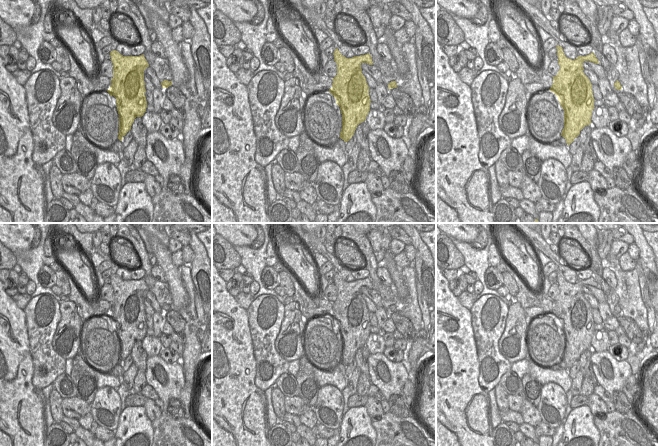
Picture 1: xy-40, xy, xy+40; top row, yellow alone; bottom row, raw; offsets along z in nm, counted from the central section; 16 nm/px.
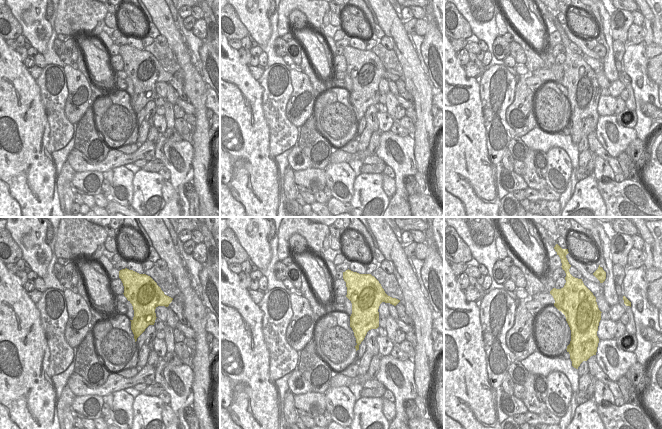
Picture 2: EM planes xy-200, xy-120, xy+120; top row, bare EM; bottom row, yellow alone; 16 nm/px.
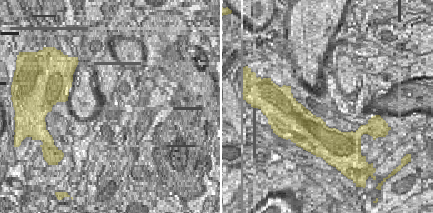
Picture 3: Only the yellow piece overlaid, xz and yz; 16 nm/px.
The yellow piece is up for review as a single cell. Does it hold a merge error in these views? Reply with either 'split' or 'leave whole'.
leave whole

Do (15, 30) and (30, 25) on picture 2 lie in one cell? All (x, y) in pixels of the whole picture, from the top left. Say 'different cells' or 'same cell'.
different cells

